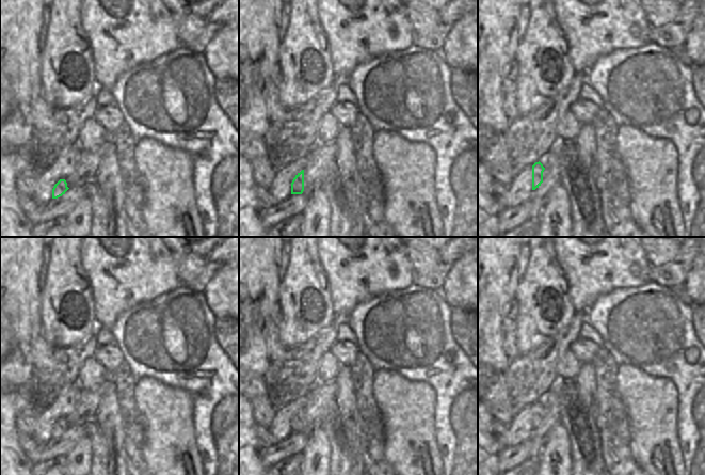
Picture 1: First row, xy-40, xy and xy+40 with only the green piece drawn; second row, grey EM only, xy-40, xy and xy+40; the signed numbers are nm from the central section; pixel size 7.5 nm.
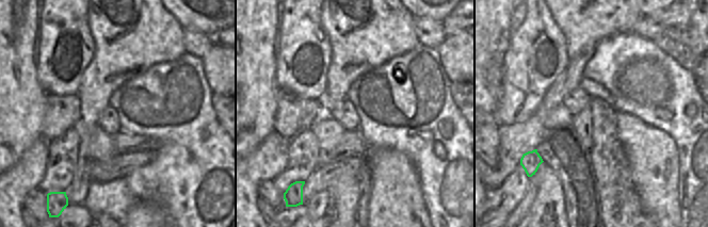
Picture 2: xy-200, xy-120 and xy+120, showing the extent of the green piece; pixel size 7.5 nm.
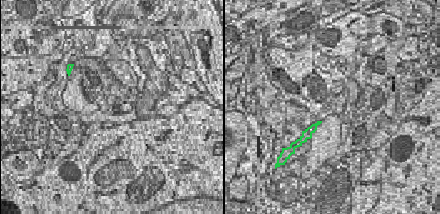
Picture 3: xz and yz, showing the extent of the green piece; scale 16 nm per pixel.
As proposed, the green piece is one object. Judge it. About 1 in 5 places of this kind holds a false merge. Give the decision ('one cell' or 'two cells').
one cell

